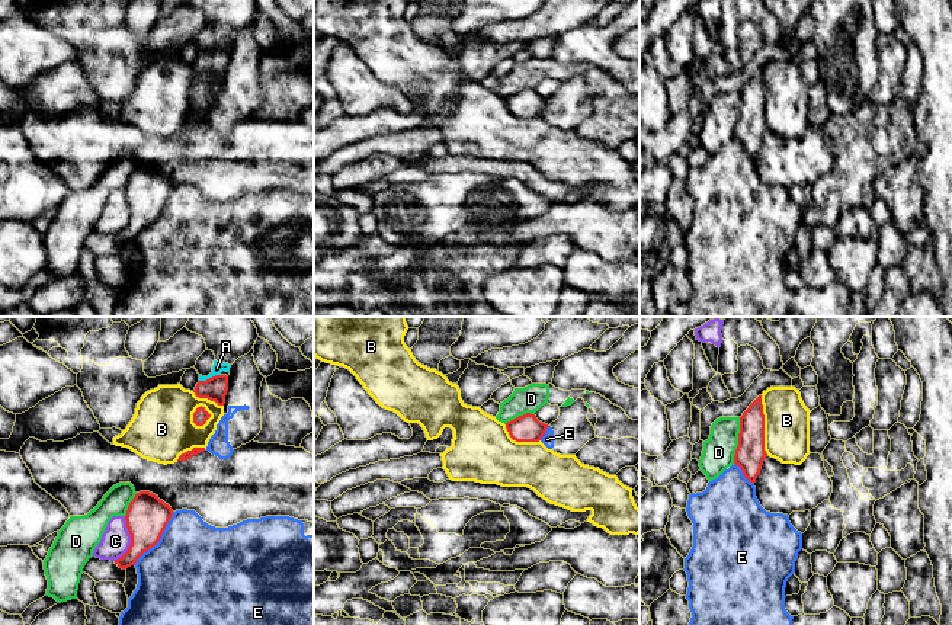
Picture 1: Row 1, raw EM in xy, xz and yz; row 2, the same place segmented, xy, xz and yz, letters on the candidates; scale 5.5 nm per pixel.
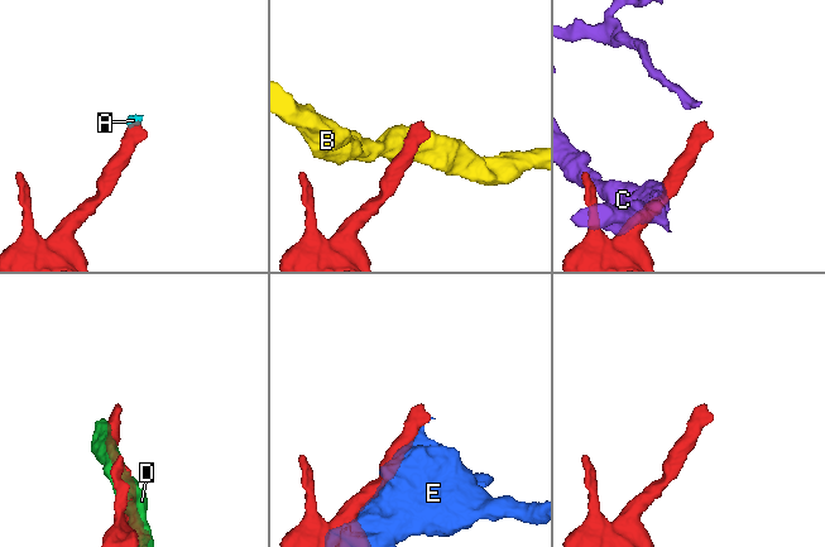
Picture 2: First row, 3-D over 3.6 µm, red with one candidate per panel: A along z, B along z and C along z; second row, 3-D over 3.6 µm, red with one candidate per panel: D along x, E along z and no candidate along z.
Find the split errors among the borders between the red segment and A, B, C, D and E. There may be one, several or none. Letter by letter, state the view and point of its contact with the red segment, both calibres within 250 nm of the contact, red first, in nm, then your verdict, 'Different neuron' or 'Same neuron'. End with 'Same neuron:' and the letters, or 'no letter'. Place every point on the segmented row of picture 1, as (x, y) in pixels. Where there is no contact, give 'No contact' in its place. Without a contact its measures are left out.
A: Touches red at xy (210, 378). Thickness 130 nm (red) against 60 nm. Same neuron
B: Touches red at yz (763, 425). Thickness 160 nm (red) against 260 nm. Different neuron
C: Touches red at xy (131, 539). Thickness 240 nm (red) against 160 nm. Different neuron
D: Touches red at yz (739, 441). Thickness 160 nm (red) against 180 nm. Different neuron
E: Touches red at xy (159, 539). Thickness 240 nm (red) against 500 nm. Different neuron
Same neuron: A

